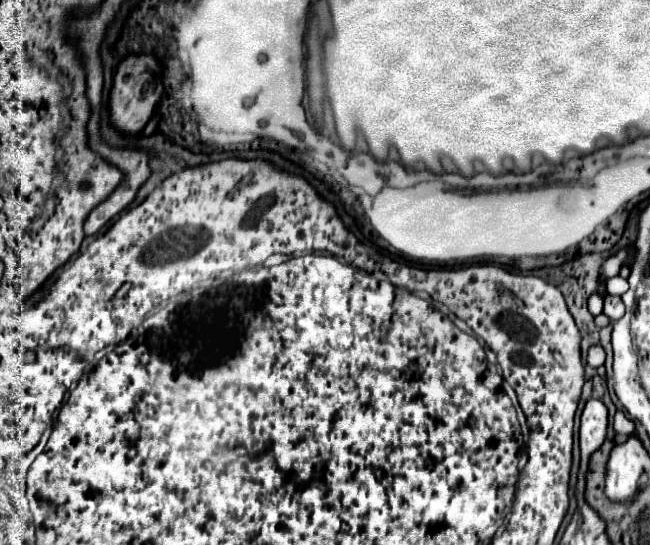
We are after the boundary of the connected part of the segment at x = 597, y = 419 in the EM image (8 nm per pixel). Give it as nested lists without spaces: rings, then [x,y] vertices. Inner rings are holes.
[[[588,399],[586,407],[584,407],[584,413],[582,413],[582,425],[580,425],[582,459],[580,459],[578,479],[584,479],[584,475],[588,471],[588,461],[590,461],[592,451],[596,451],[606,437],[606,427],[608,427],[606,405],[598,399]]]

